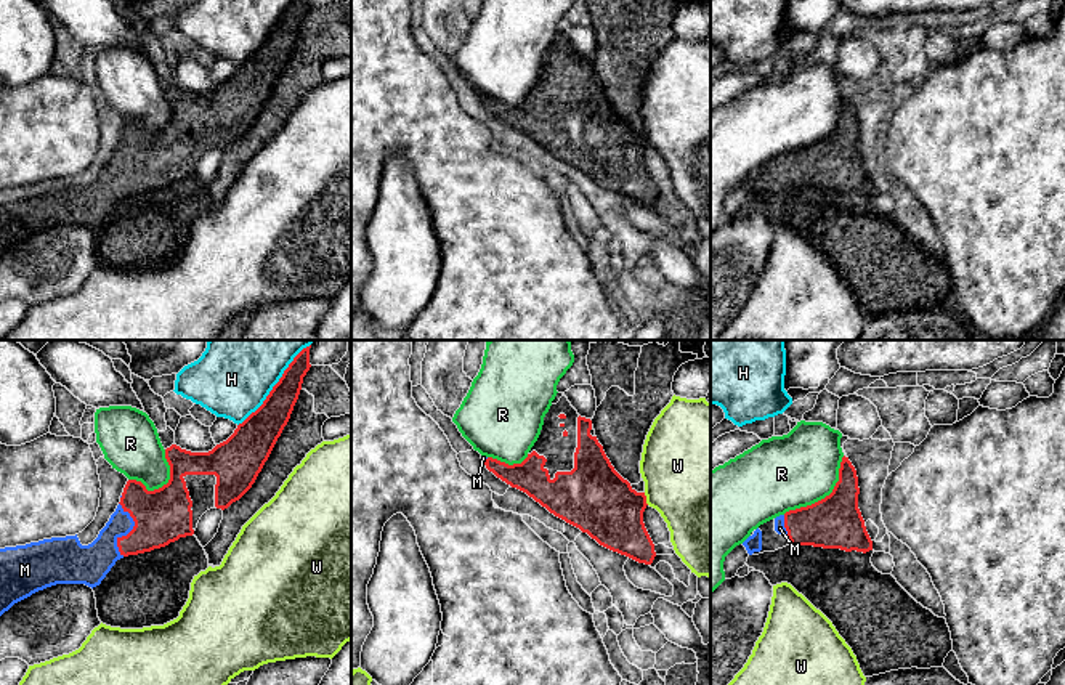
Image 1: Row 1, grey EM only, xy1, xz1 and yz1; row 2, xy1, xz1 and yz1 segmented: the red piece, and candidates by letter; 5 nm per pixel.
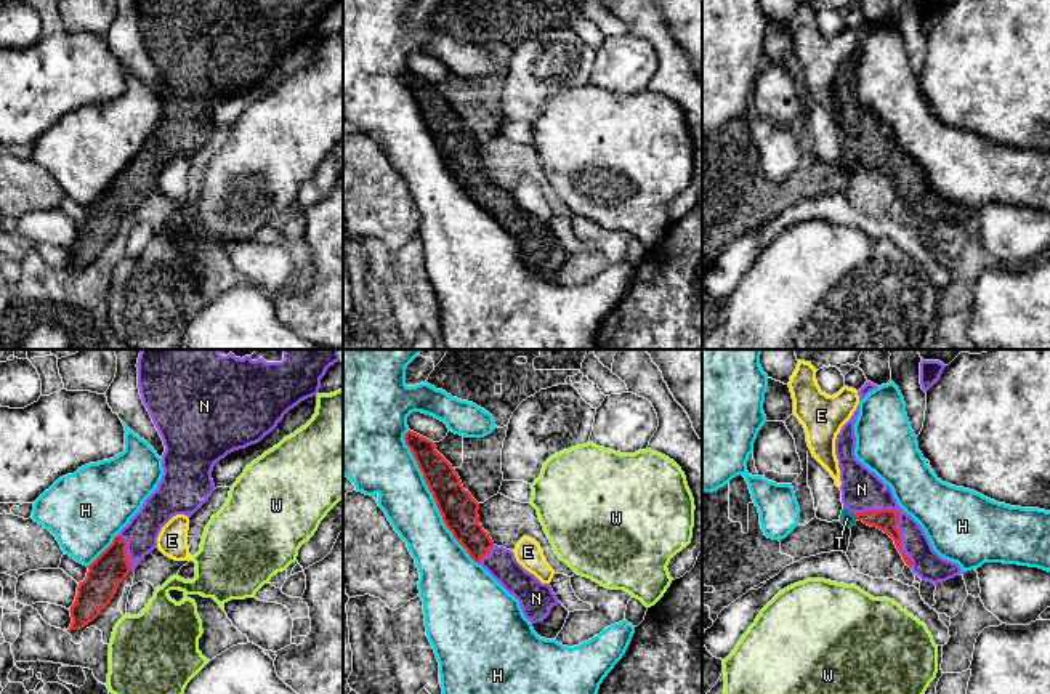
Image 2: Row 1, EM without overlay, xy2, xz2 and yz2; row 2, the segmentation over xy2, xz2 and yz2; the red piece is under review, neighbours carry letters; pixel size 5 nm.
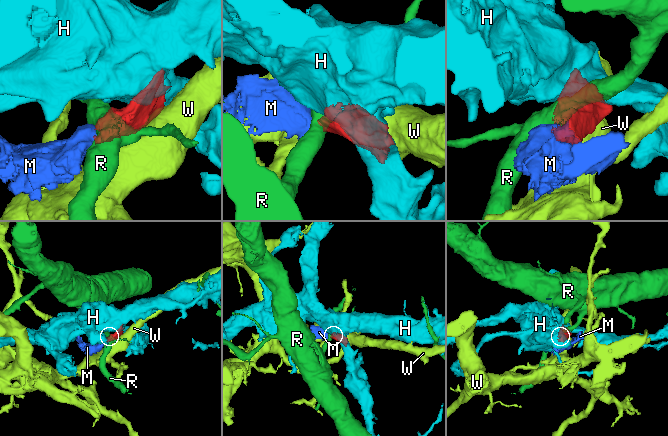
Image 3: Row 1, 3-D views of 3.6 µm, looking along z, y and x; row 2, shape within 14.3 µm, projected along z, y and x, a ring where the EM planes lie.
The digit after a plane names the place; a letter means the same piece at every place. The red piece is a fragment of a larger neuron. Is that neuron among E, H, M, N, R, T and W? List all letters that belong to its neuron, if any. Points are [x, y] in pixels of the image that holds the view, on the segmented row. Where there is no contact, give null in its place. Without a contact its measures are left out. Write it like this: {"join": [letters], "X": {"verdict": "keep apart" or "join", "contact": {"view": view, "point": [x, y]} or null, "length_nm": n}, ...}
{"join": ["M", "N"], "E": {"verdict": "keep apart", "contact": {"view": "yz2", "point": [839, 467]}, "length_nm": 30}, "H": {"verdict": "keep apart", "contact": {"view": "xz2", "point": [433, 497]}, "length_nm": 750}, "M": {"verdict": "join", "contact": {"view": "xy1", "point": [130, 531]}, "length_nm": 280}, "N": {"verdict": "join", "contact": {"view": "yz2", "point": [898, 518]}, "length_nm": 400}, "R": {"verdict": "keep apart", "contact": {"view": "yz1", "point": [826, 496]}, "length_nm": 420}, "T": {"verdict": "keep apart", "contact": {"view": "yz2", "point": [855, 515]}, "length_nm": 30}, "W": {"verdict": "keep apart", "contact": {"view": "xz1", "point": [645, 499]}, "length_nm": 70}}

